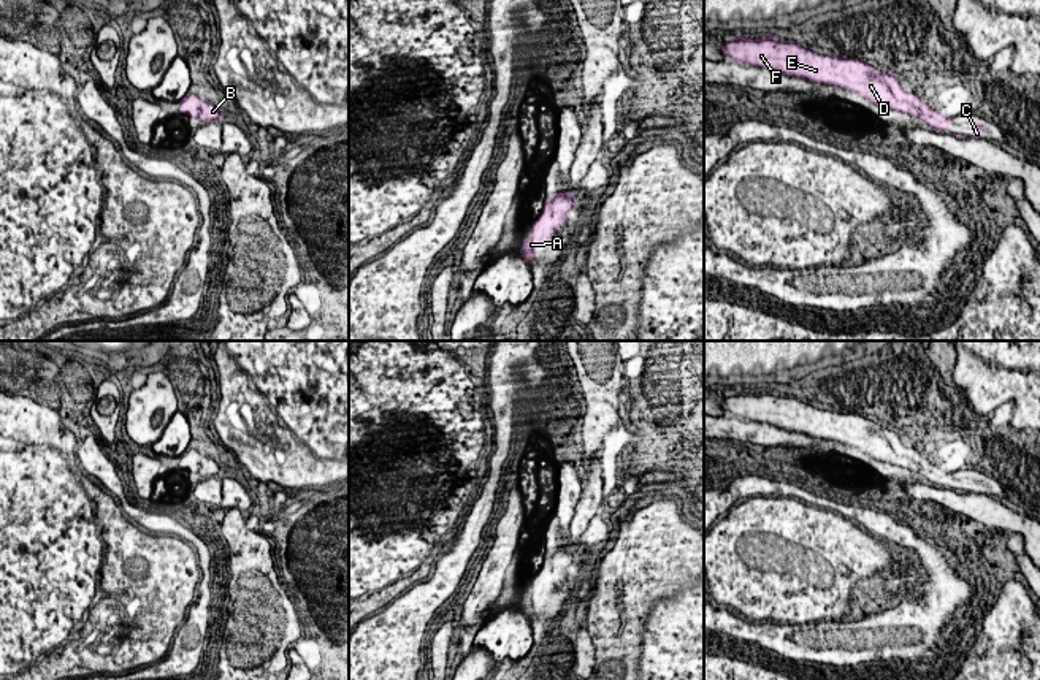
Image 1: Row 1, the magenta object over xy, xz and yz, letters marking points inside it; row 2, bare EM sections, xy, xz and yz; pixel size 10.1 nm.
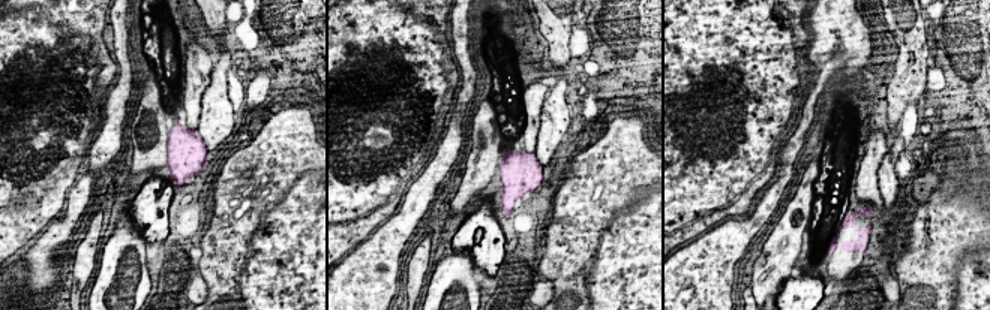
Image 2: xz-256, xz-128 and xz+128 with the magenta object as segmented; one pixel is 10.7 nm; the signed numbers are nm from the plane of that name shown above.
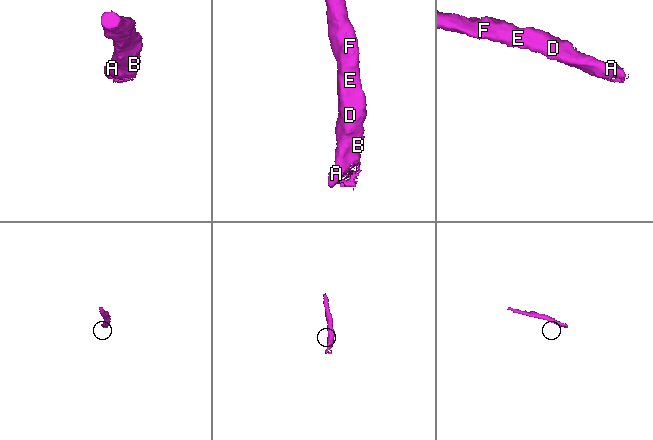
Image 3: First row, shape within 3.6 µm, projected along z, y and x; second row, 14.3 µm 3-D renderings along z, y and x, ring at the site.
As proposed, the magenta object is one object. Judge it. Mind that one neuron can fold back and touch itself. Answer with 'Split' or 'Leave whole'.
Leave whole

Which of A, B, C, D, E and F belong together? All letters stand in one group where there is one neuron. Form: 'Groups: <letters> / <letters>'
Groups: A B C D E F

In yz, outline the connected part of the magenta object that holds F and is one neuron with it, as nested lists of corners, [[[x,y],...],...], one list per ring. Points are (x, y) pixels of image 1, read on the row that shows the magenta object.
[[[740,35],[734,41],[723,43],[720,51],[742,65],[850,90],[878,106],[918,117],[943,133],[954,117],[932,111],[916,94],[905,92],[896,74],[883,73],[858,59],[821,55],[794,41],[782,43],[774,35],[763,35],[756,41]]]

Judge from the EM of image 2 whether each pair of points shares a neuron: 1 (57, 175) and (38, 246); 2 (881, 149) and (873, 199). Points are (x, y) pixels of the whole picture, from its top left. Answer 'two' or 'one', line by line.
1: two
2: one

